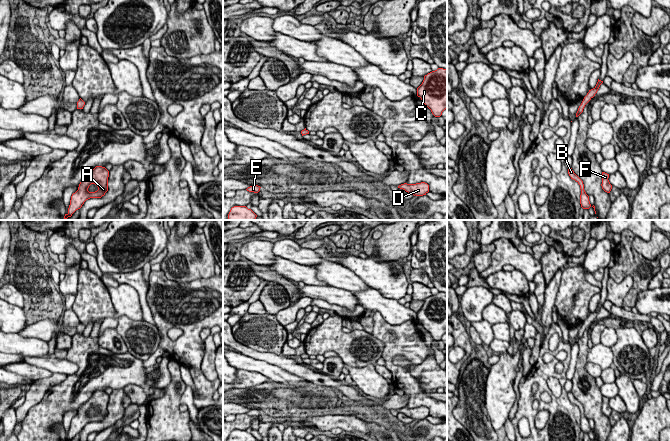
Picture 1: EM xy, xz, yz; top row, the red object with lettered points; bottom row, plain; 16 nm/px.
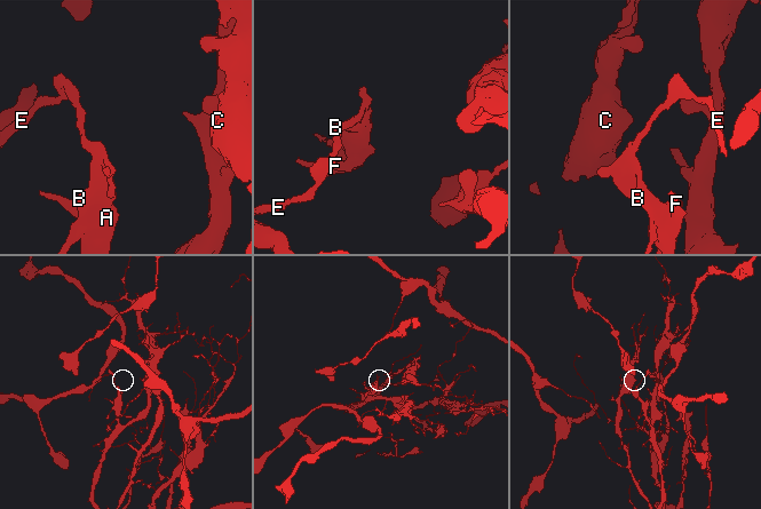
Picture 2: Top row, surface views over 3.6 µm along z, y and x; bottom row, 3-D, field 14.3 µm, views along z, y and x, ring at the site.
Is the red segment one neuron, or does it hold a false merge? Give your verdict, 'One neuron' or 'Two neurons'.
Two neurons

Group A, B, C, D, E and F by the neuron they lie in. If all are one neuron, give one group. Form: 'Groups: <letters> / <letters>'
Groups: A B C D F / E

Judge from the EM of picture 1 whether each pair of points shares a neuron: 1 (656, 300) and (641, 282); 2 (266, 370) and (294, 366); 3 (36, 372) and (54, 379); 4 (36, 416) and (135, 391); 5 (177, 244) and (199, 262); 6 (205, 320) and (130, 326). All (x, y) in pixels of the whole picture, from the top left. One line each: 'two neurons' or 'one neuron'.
1: two neurons
2: two neurons
3: two neurons
4: two neurons
5: one neuron
6: two neurons

